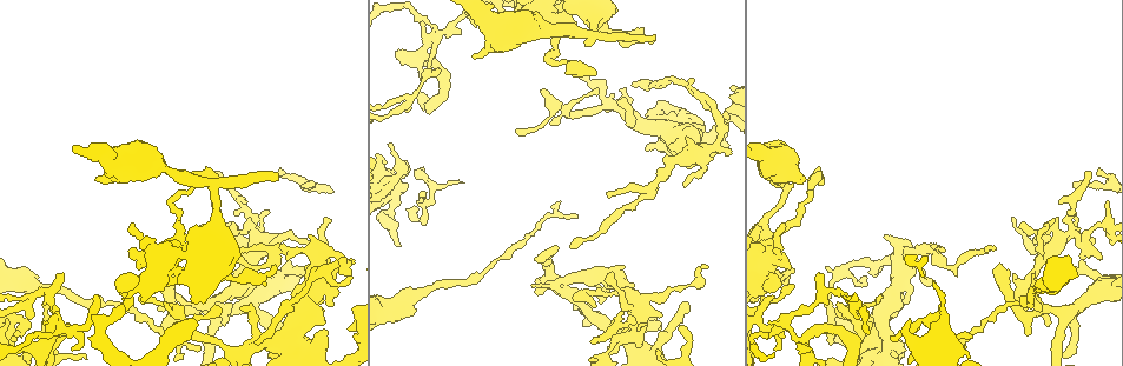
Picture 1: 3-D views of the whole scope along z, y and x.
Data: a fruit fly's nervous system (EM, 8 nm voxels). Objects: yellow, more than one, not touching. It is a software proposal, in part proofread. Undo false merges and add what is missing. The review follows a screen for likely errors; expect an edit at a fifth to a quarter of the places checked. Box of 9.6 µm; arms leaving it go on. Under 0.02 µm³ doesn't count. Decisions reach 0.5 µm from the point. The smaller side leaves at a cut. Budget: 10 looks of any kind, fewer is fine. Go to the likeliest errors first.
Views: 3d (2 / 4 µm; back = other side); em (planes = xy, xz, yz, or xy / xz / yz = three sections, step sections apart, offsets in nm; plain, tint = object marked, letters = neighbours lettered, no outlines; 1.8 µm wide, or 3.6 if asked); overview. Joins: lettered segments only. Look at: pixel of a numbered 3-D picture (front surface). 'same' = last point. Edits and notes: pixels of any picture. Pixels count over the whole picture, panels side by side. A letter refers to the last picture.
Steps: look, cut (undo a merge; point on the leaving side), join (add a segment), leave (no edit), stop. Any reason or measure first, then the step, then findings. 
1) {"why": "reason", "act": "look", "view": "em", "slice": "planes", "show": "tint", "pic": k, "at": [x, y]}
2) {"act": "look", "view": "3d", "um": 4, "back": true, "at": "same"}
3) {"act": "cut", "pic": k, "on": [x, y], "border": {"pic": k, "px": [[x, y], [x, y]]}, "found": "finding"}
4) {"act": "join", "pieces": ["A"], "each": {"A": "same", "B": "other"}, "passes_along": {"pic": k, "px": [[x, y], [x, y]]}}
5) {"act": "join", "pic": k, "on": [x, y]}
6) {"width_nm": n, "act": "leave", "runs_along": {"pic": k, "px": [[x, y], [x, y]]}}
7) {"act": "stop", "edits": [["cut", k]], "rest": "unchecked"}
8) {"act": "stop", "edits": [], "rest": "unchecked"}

{"why": "calibre changes", "act": "look", "view": "em", "slice": "xy", "step": 16, "show": "letters", "pic": 1, "at": [773, 281]}

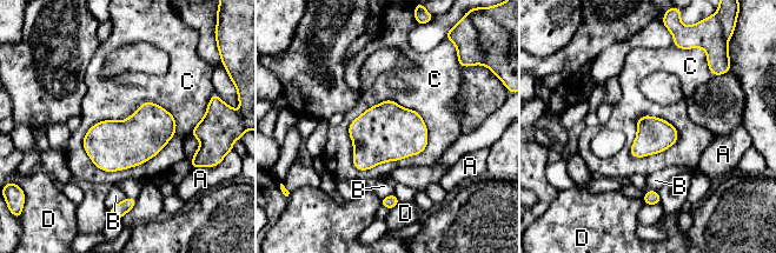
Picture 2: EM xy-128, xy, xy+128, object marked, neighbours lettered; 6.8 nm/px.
{"longest_contact_nm": ["C", 600], "act": "leave", "each": {"A": "other", "B": "other", "C": "other", "D": "other"}, "found": "one neuron here"}

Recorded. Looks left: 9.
{"why": "sudden change in width", "act": "look", "view": "em", "slice": "planes", "show": "plain", "pic": 1, "at": [590, 35]}

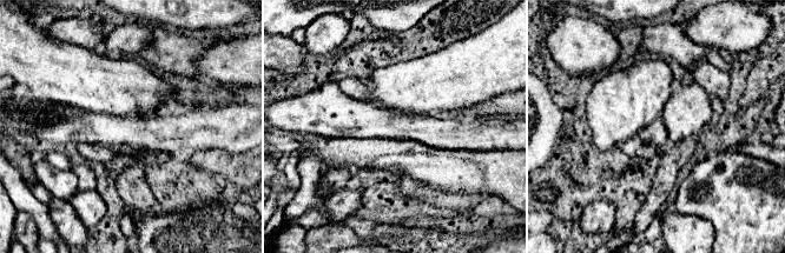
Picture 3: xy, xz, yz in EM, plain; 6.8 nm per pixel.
{"why": "with the object marked", "act": "look", "view": "em", "slice": "planes", "show": "tint", "at": "same"}

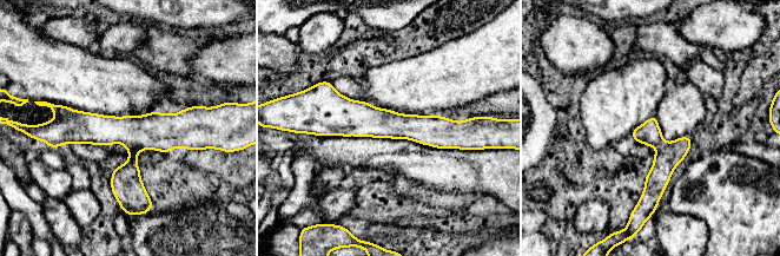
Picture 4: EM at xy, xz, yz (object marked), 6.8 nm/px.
{"act": "look", "view": "em", "slice": "planes", "show": "letters", "at": "same"}

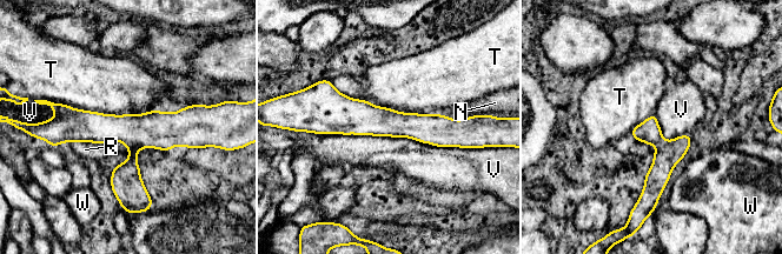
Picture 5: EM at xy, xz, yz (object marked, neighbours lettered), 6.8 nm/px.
{"act": "cut", "pic": 5, "on": [163, 131], "each": {"N": "other", "R": "other", "T": "other", "V": "other", "W": "other"}, "border": {"pic": 5, "px": [[138, 148], [128, 149]]}, "found": "a second neuron is stuck on"}

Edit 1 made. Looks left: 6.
{"why": "free end", "act": "look", "view": "3d", "um": 2, "back": true, "pic": 1, "at": [679, 327]}

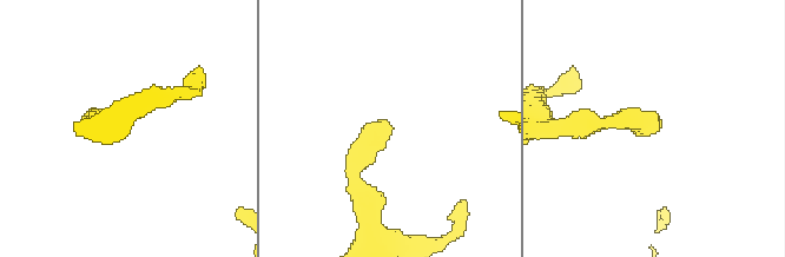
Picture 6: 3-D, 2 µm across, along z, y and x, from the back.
{"act": "look", "view": "em", "slice": "planes", "show": "tint", "pic": 6, "at": [385, 126]}

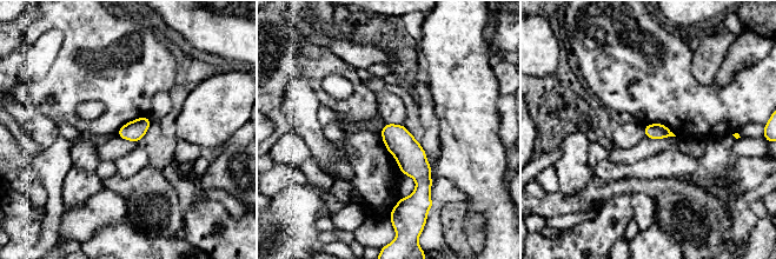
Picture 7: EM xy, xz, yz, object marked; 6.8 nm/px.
{"act": "look", "view": "em", "slice": "planes", "show": "letters", "at": "same"}

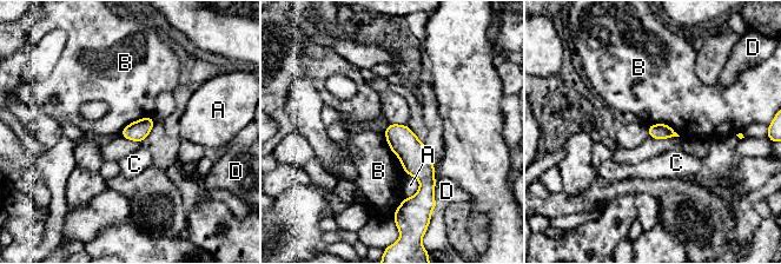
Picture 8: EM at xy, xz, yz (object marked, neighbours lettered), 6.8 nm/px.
{"longest_contact_nm": ["B", 280], "act": "leave", "each": {"A": "other", "B": "other", "C": "other", "D": "other"}, "border": {"pic": 8, "px": [[383, 132], [390, 150], [403, 167]]}, "found": "no lettered segment goes on from it"}

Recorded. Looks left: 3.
{"why": "thin end", "act": "look", "view": "em", "slice": "planes", "show": "letters", "pic": 1, "at": [1088, 173]}

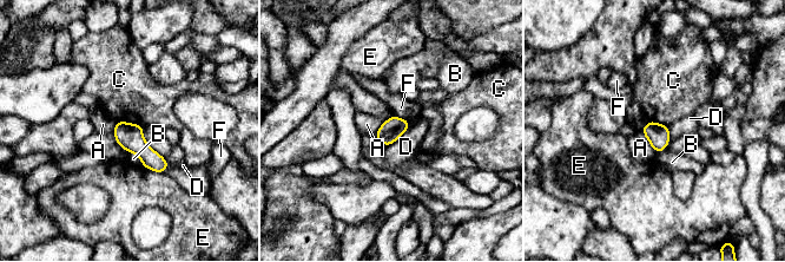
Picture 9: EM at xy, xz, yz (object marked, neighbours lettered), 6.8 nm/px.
{"longest_contact_nm": ["D", 280], "act": "leave", "each": {"A": "other", "B": "other", "C": "other", "D": "other", "E": "other", "F": "other"}, "border": {"pic": 9, "px": [[116, 120], [138, 123], [142, 126]]}, "found": "no lettered segment goes on from it"}

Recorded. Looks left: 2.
{"why": "end of a long branch", "act": "look", "view": "em", "slice": "planes", "show": "letters", "pic": 1, "at": [255, 342]}

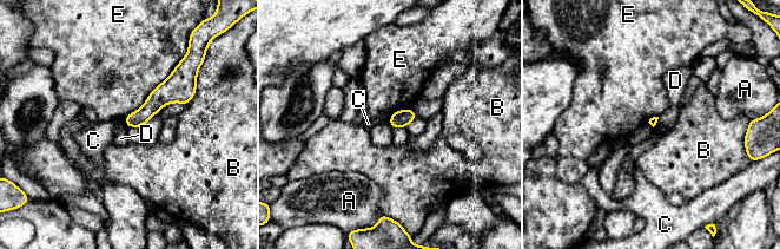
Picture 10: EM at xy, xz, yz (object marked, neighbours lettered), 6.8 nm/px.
{"act": "leave", "each": {"A": "other", "B": "other", "C": "other", "D": "other", "E": "other"}, "border": {"pic": 10, "px": [[123, 120], [126, 125]]}, "found": "none of them fits"}

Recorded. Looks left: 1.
{"act": "stop", "edits": [["cut", 5]], "rest": "unchecked"}

